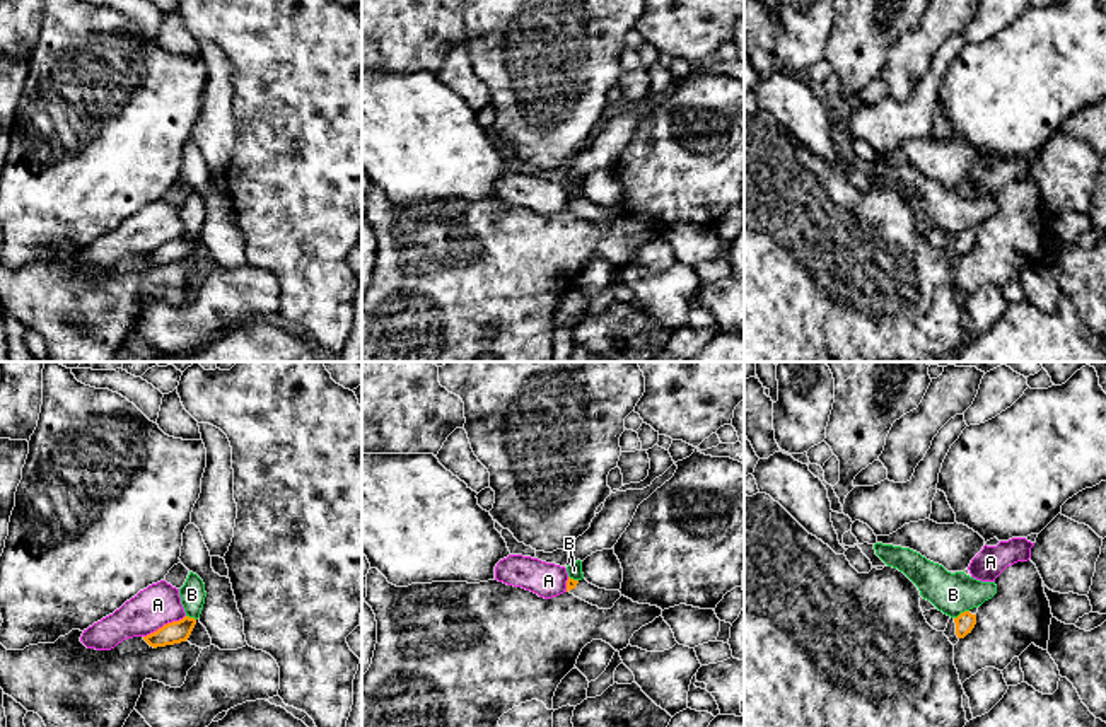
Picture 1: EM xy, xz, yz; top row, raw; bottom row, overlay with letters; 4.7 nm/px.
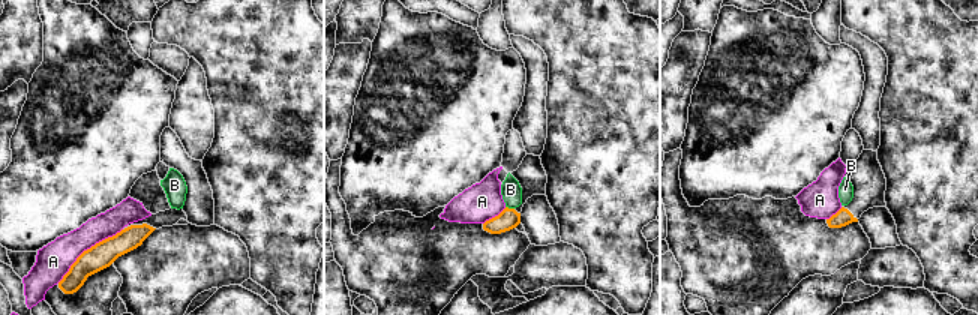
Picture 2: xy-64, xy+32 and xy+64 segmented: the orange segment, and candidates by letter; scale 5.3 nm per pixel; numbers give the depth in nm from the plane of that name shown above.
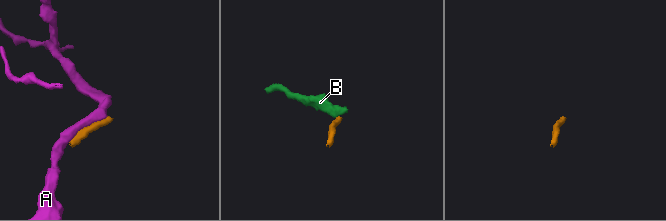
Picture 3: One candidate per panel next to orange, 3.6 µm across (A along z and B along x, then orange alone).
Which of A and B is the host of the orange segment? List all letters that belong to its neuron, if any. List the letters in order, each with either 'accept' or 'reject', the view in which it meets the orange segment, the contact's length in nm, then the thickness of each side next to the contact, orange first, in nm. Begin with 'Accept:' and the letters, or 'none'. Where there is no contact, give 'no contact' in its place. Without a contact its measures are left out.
Accept: none
A: reject; meets orange in xy; contact 220 nm long; 110 nm thick on the orange side, 200 nm on the other
B: reject; meets orange in yz; contact 80 nm long; 90 nm thick on the orange side, 190 nm on the other

